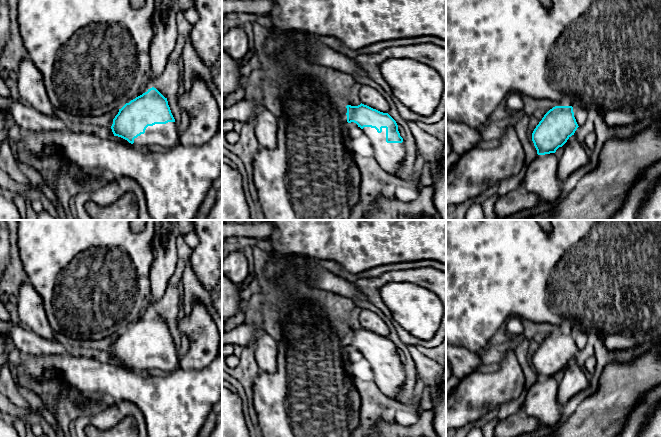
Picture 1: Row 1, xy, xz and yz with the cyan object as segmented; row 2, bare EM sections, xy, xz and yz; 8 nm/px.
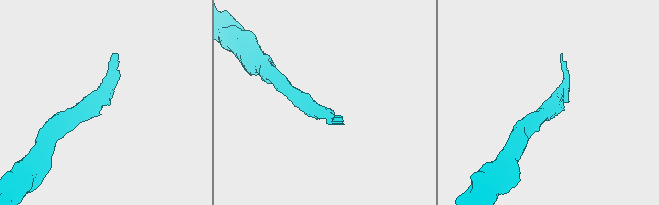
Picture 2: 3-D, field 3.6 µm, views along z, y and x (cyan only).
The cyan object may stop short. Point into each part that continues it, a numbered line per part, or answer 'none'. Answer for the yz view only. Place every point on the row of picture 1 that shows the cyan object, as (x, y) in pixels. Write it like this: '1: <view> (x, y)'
none

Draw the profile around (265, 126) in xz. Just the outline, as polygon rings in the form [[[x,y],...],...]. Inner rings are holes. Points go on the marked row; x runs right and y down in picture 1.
[[[264,108],[257,115],[254,125],[254,133],[261,148],[274,149],[277,145],[277,117]]]

